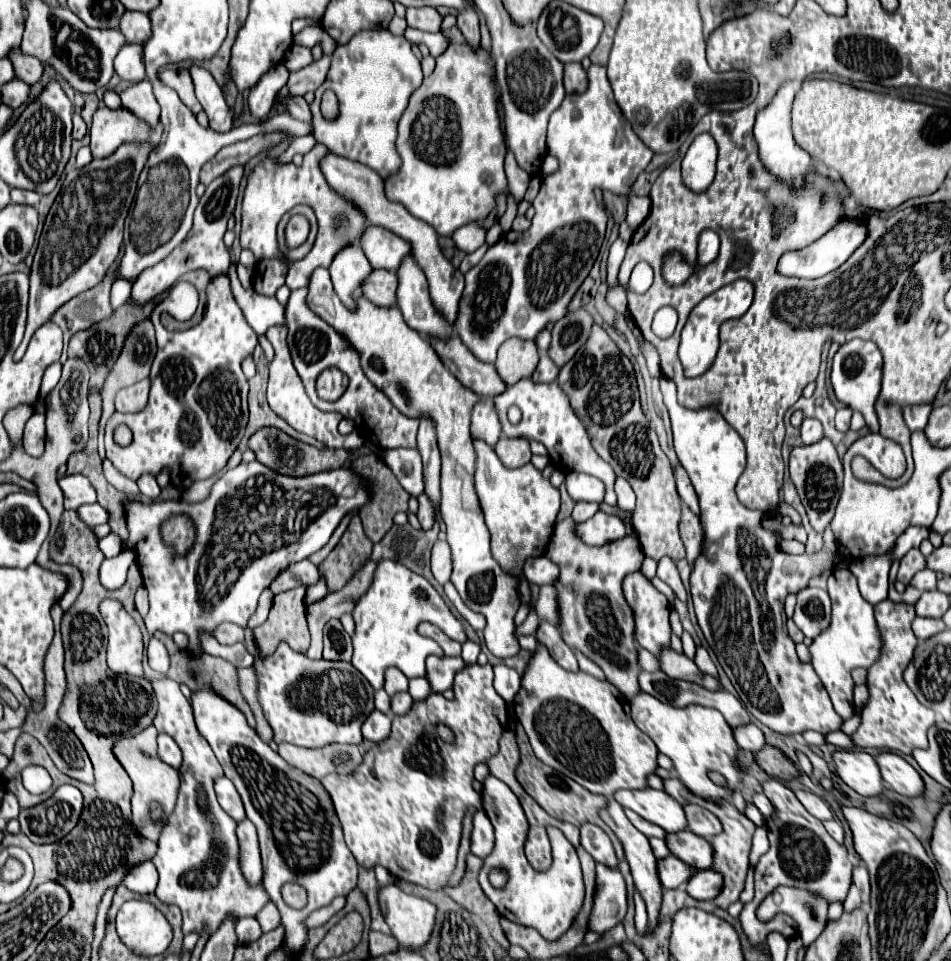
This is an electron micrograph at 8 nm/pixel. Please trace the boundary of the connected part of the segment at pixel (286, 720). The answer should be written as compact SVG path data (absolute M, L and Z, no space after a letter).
M280 643L276 653L264 661L254 663L260 683L260 703L268 723L274 729L274 741L294 743L300 747L324 747L328 743L354 743L362 741L362 723L374 709L374 689L364 681L364 675L348 661L312 661L298 651L292 651L286 643Z

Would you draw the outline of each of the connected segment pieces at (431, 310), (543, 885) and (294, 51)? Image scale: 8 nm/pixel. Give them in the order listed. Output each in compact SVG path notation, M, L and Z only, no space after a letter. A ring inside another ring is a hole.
M406 257L398 269L398 307L404 315L408 327L416 329L420 335L428 337L452 337L454 327L440 317L436 307L432 305L428 293L428 279L420 265Z
M488 777L484 781L484 789L482 789L482 803L484 803L484 811L496 831L494 851L484 859L484 867L480 871L482 891L496 905L496 909L502 917L506 917L518 925L536 929L546 941L558 941L572 927L572 923L584 903L582 869L580 869L580 861L578 861L574 845L564 837L564 833L560 829L550 827L548 837L552 843L554 861L548 871L534 871L524 855L528 821L526 821L520 801L512 793L512 789L504 781L500 781L496 777ZM494 867L504 867L508 873L506 887L502 887L502 889L496 889L488 879L488 875Z
M292 45L288 49L288 53L284 55L284 65L288 67L288 71L298 71L298 69L306 67L308 63L312 63L312 49L308 49L308 47Z

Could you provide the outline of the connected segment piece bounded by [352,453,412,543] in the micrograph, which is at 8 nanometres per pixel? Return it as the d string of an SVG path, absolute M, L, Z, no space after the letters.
M368 453L368 455L360 455L358 459L354 459L352 469L356 469L358 473L362 473L364 477L370 479L372 483L372 501L360 509L360 519L366 531L366 537L372 543L380 543L382 537L390 531L390 527L394 525L394 515L400 511L408 511L408 503L404 499L410 499L412 495L408 491L402 489L402 485L396 481L396 477L392 477L392 471L384 465L384 461L380 461L378 455Z

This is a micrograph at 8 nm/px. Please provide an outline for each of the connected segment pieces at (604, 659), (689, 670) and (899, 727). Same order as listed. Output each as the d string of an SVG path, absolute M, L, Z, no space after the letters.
M568 517L556 523L544 555L560 567L560 577L556 579L554 587L558 593L560 613L558 629L564 643L594 661L604 671L606 679L618 687L626 699L632 699L642 691L638 683L640 665L634 637L634 617L632 609L628 609L628 603L624 601L622 581L628 573L642 567L644 553L638 539L624 537L602 547L588 547L576 539L574 521Z
M664 649L664 651L662 651L662 657L660 657L660 663L662 663L662 671L664 671L668 677L692 681L692 683L696 683L696 685L704 685L704 689L724 691L722 683L720 683L716 677L702 673L692 659L688 659L686 655L678 655L674 649Z
M886 599L874 607L874 613L876 613L876 623L880 625L884 647L880 659L868 669L866 685L870 697L862 709L862 721L856 733L852 735L852 741L856 747L874 747L874 749L888 749L898 753L912 753L912 749L916 747L928 747L926 731L934 725L932 709L924 707L902 679L902 671L910 663L916 647L916 637L910 629L910 623L916 617L914 605L894 603Z

